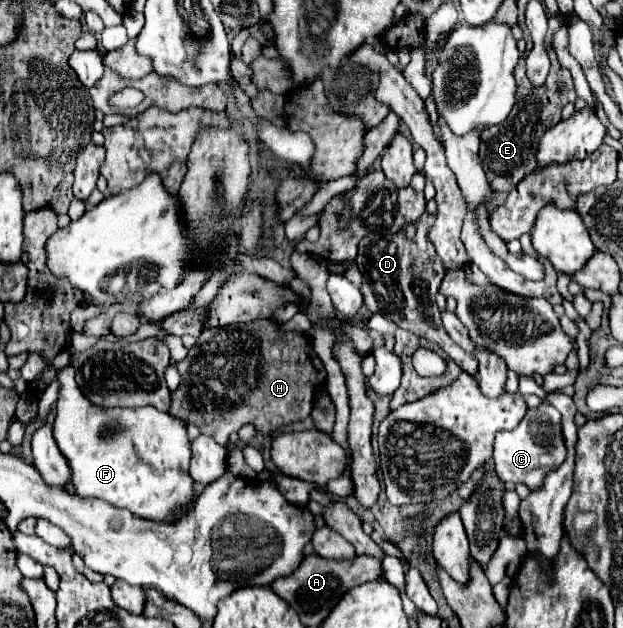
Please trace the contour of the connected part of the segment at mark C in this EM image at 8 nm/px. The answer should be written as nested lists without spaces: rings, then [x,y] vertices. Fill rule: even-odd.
[[[542,402],[538,408],[528,410],[522,422],[514,430],[502,430],[496,434],[494,440],[492,462],[496,466],[496,474],[500,476],[500,480],[514,484],[524,482],[530,490],[542,486],[544,474],[560,466],[564,458],[566,458],[566,448],[560,430],[560,412],[548,402]]]

